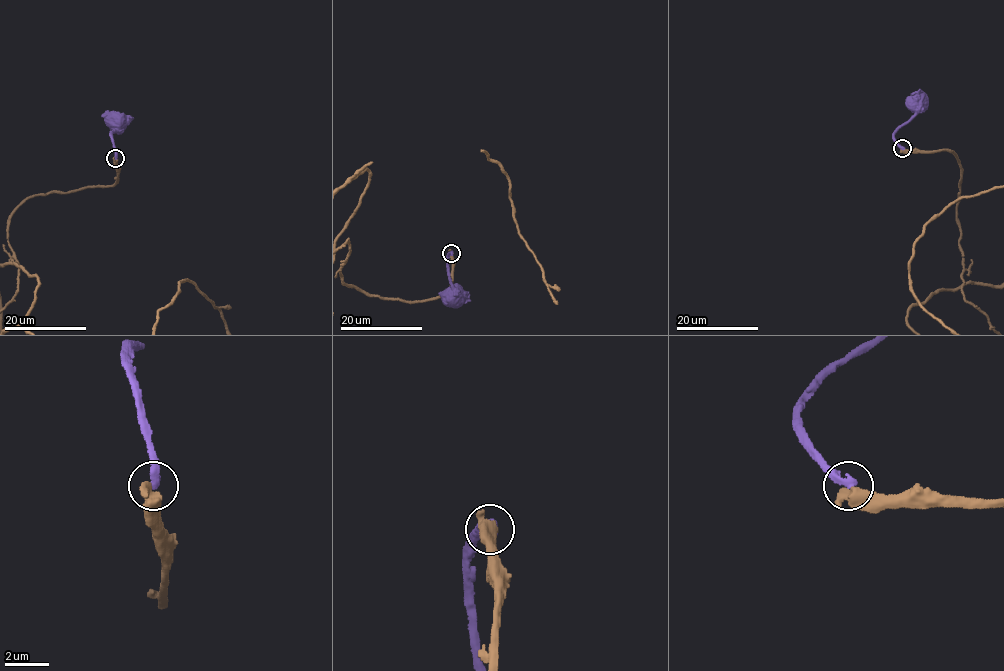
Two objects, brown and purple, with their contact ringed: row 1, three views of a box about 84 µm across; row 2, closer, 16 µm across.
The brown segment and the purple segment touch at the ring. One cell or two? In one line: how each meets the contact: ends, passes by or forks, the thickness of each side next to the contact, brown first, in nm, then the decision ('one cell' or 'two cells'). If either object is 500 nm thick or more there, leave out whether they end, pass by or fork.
calibres 600 and 360 nm; two cells

